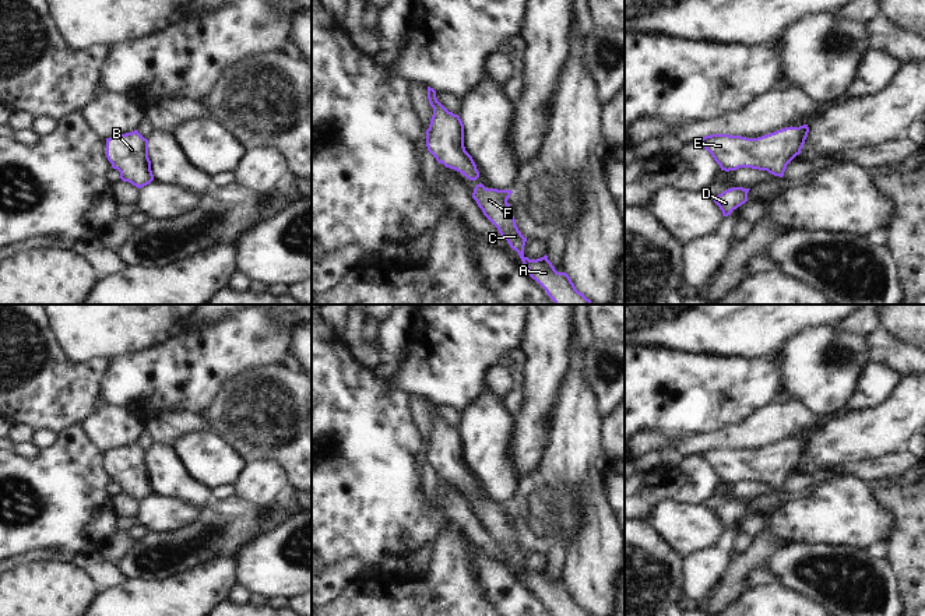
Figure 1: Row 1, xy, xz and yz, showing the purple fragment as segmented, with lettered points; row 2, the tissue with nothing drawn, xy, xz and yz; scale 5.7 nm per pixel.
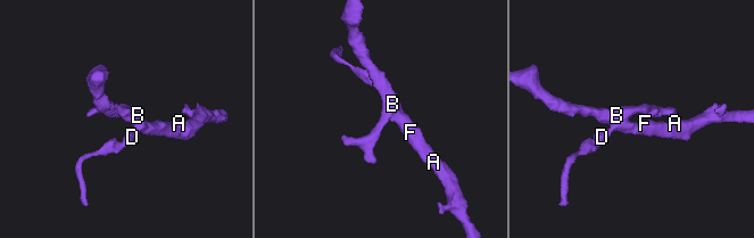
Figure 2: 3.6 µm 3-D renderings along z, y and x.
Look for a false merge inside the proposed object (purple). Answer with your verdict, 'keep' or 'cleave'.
keep

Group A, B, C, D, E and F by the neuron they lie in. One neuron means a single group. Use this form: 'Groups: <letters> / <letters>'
Groups: A B C D E F.

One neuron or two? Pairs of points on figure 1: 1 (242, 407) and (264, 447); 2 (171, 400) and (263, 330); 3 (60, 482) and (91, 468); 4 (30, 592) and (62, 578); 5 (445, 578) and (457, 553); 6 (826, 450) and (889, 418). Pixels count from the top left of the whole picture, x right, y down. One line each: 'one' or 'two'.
1: one
2: one
3: one
4: one
5: one
6: one

